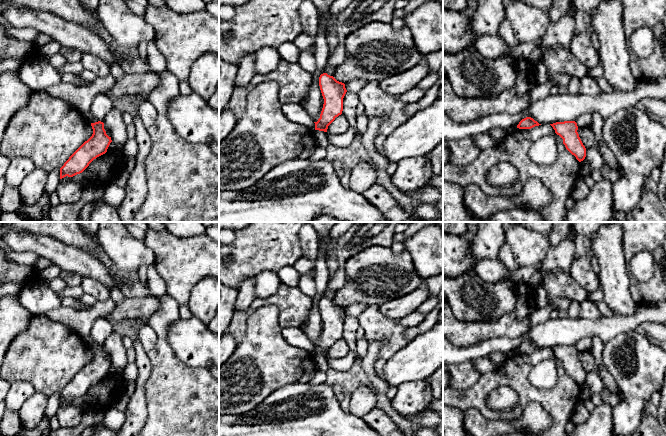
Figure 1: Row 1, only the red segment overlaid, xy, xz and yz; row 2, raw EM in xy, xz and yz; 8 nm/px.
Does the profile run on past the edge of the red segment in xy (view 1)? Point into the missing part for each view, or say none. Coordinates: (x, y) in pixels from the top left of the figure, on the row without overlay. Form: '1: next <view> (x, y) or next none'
1: next none

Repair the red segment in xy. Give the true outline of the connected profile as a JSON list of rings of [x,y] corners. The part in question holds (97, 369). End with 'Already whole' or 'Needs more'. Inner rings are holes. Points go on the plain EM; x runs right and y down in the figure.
[[[98,345],[91,347],[91,350],[93,353],[92,360],[60,392],[60,403],[82,397],[94,383],[107,376],[112,364],[106,358],[104,347]]]. Already whole

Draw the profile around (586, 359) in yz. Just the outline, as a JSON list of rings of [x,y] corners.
[[[578,351],[577,356],[585,372],[597,373],[598,365],[596,364],[591,351]]]

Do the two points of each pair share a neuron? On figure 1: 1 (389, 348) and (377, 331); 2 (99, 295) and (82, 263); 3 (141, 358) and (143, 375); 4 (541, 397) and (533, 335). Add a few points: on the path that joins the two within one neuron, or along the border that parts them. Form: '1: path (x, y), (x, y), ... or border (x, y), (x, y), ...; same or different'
1: path (390, 343), (390, 340), (382, 332); same
2: border (82, 277), (93, 278), (109, 290); different
3: path (142, 362), (143, 371); same
4: border (549, 347), (541, 349); different

